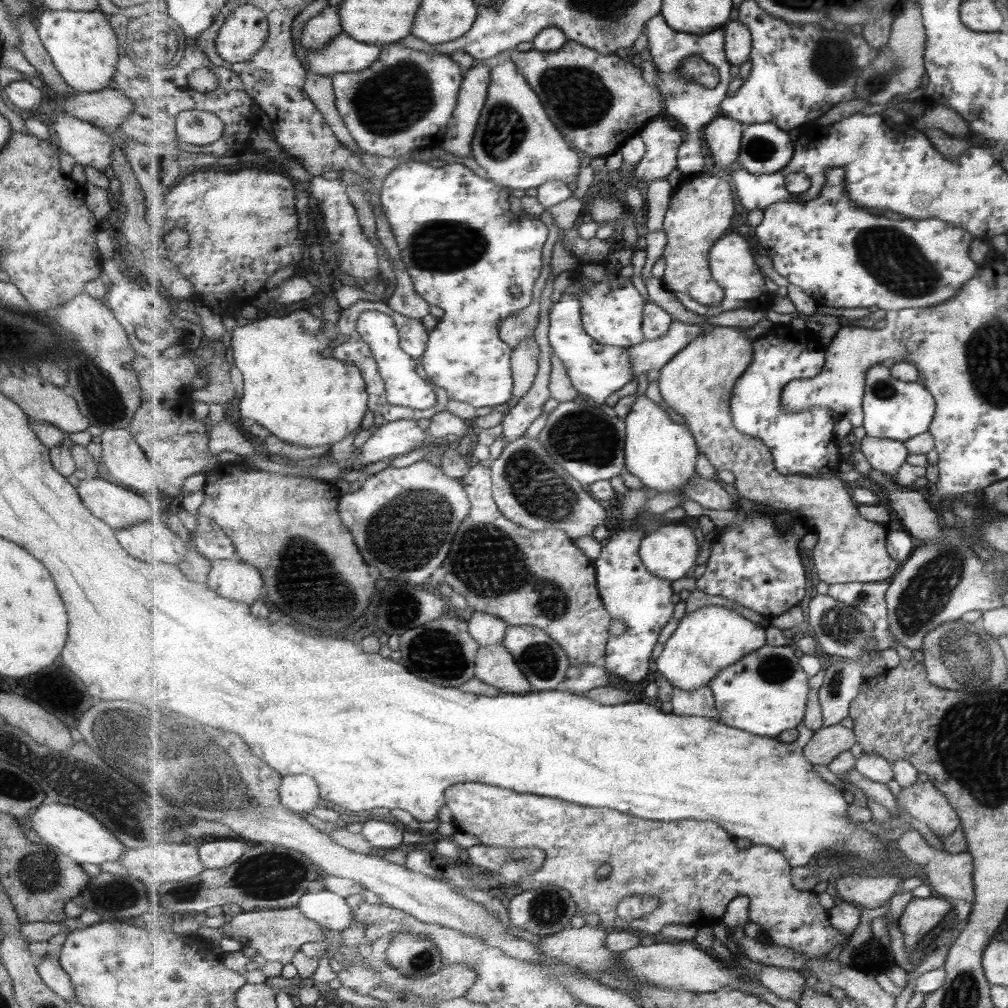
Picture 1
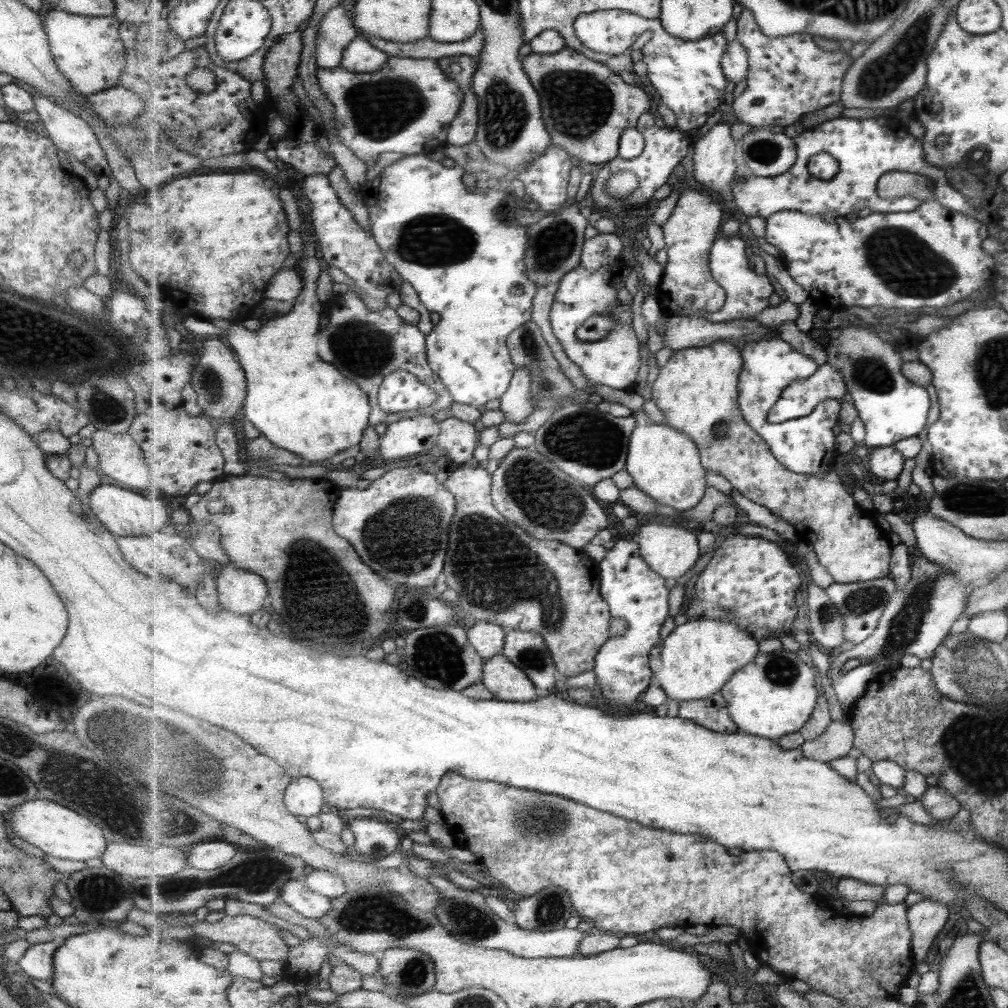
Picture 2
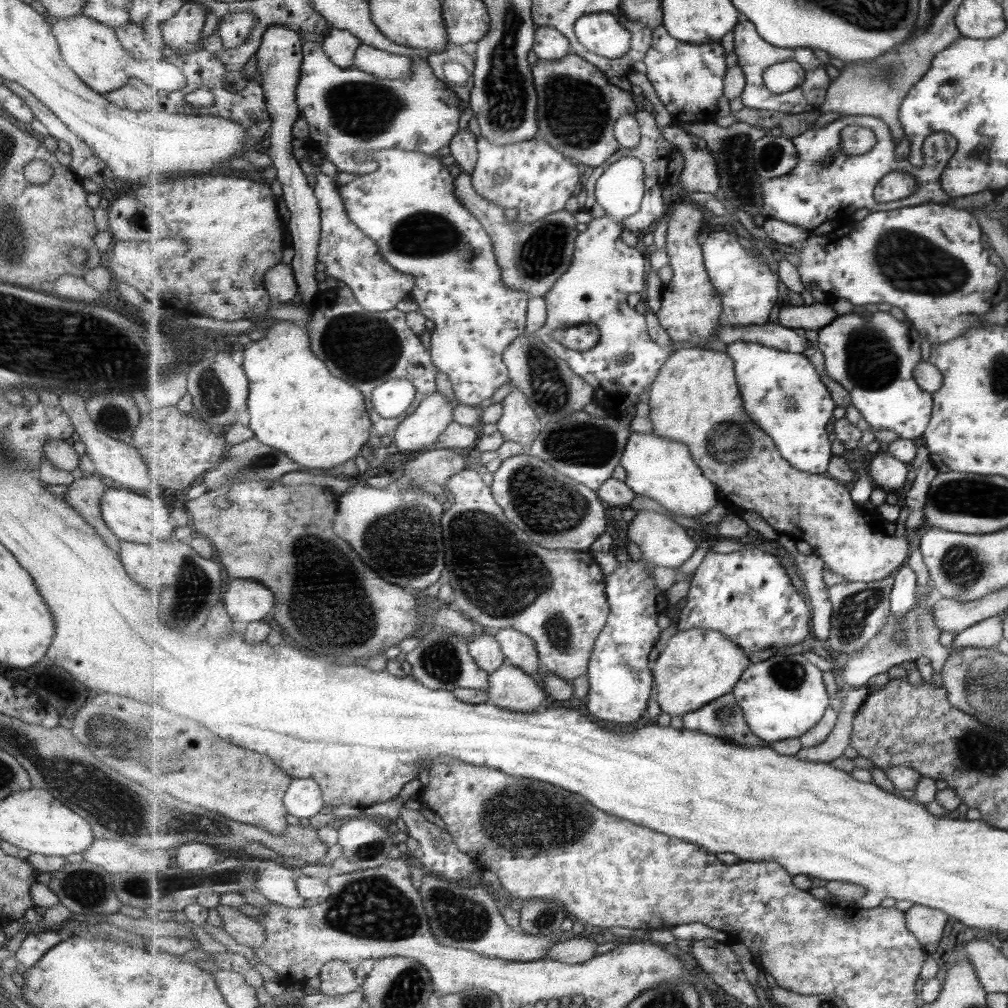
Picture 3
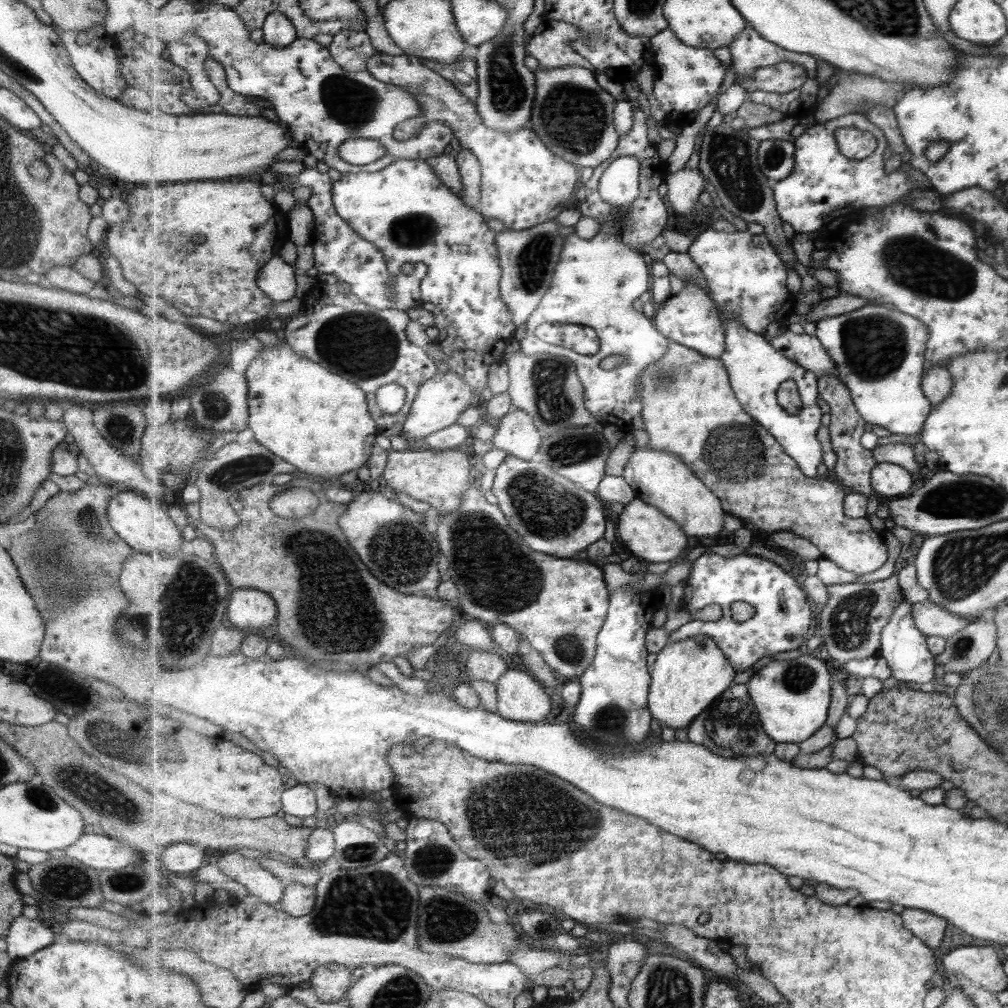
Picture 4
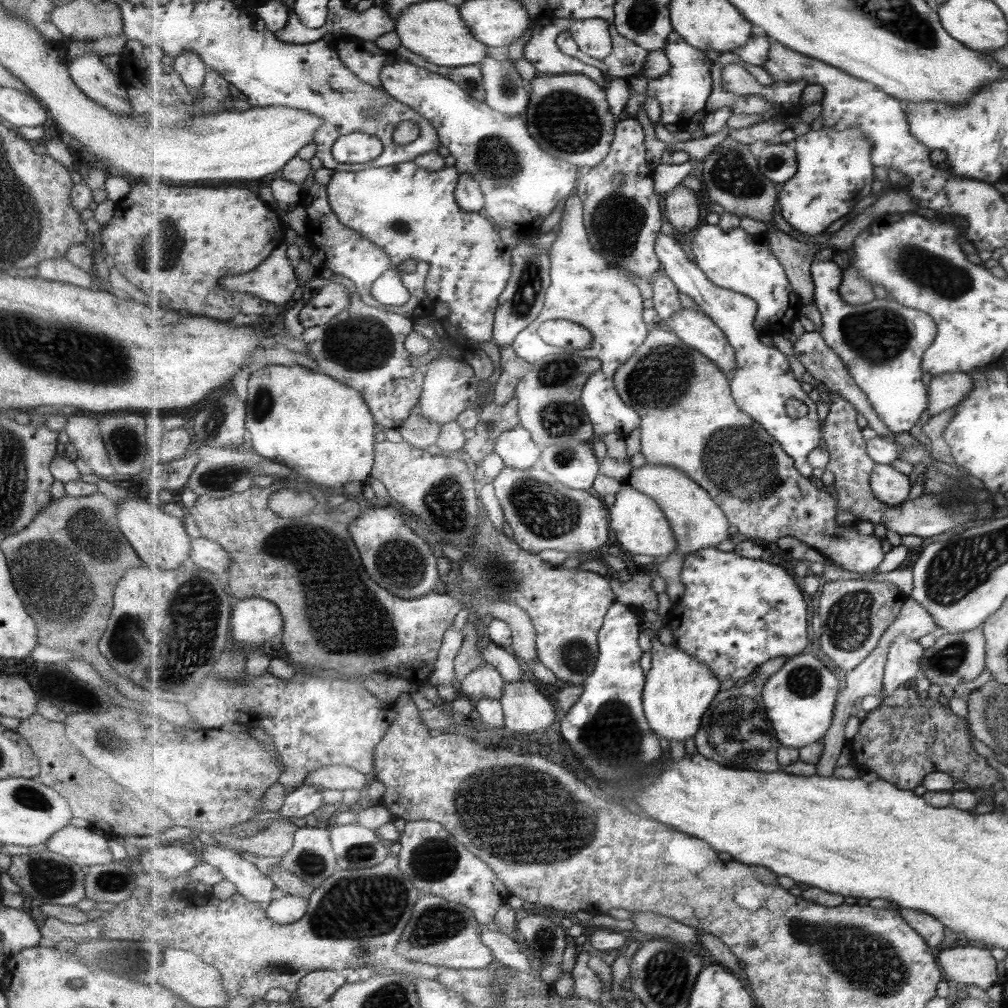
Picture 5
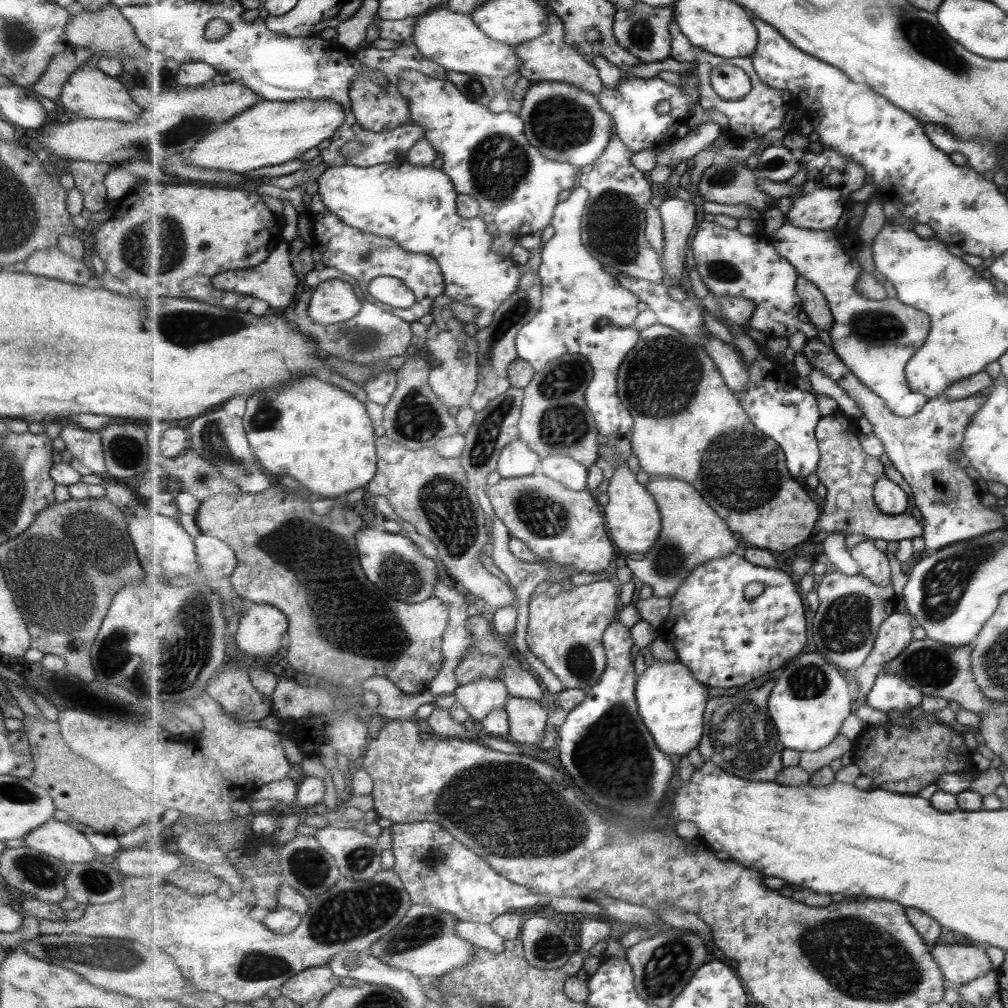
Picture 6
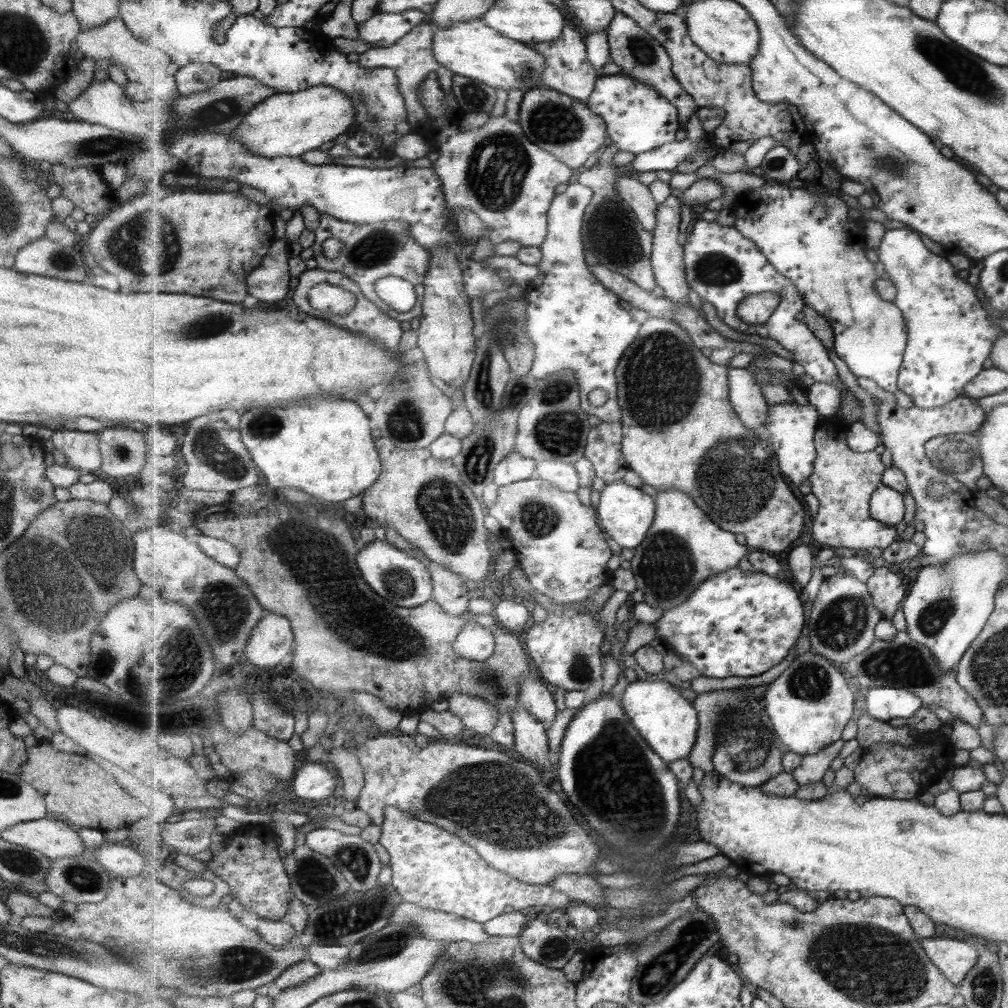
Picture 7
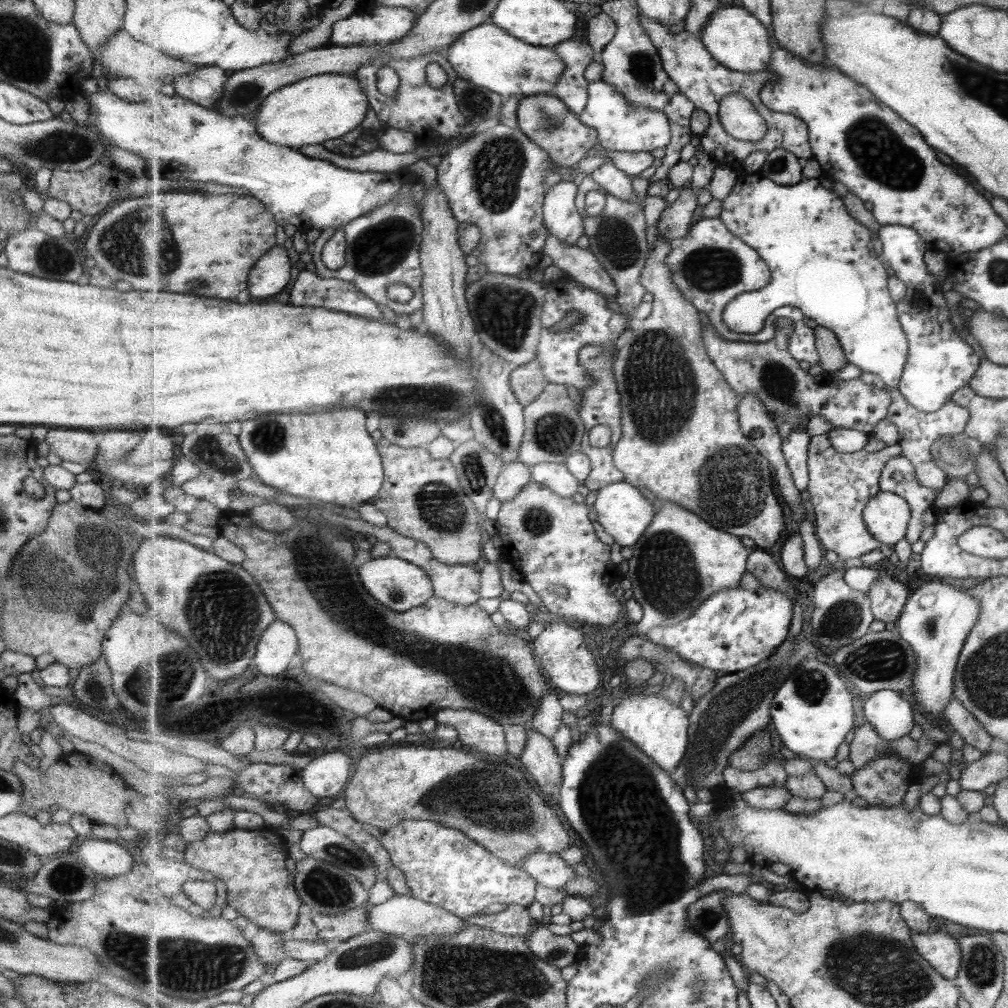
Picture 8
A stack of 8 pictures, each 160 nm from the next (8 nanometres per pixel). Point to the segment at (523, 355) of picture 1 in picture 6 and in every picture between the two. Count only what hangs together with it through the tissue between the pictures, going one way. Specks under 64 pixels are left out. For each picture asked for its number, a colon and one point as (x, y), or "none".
2: (518, 402)
3: (519, 422)
4: (518, 435)
5: (517, 448)
6: (518, 460)

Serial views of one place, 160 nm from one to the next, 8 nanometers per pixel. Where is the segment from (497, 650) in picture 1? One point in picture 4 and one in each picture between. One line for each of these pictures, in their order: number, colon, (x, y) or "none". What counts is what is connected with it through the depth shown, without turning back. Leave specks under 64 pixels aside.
2: (506, 681)
3: (511, 687)
4: (522, 698)

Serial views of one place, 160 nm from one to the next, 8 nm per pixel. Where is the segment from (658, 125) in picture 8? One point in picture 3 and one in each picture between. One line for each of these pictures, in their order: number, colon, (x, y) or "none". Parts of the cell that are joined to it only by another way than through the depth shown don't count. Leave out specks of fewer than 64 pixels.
3: (689, 78)
4: (687, 78)
5: (683, 92)
6: (633, 106)
7: (639, 120)

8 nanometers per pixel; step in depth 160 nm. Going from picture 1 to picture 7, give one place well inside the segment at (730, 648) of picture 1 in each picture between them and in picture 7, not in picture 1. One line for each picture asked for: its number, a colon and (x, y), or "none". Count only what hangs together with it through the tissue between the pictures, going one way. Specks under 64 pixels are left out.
2: (699, 657)
3: (697, 666)
4: (688, 676)
5: (679, 690)
6: (672, 702)
7: (669, 722)

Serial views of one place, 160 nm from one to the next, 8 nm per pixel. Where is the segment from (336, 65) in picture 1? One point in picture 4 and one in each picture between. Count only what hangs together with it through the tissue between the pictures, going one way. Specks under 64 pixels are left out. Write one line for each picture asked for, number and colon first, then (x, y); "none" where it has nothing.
2: (361, 56)
3: (383, 64)
4: (525, 183)

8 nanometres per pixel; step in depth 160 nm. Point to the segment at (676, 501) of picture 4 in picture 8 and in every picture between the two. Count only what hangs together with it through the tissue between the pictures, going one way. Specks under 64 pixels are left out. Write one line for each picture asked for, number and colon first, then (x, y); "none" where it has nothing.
5: (698, 521)
6: (692, 534)
7: (684, 547)
8: (681, 561)

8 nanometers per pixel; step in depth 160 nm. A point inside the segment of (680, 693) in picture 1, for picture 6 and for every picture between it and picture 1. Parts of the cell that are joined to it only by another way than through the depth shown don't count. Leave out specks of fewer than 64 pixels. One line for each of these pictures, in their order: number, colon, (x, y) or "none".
2: (712, 713)
3: (724, 718)
4: (732, 727)
5: (736, 731)
6: (741, 737)

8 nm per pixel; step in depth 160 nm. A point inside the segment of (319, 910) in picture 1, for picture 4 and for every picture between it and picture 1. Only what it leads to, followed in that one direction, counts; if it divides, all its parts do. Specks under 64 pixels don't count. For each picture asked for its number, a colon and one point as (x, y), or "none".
2: (296, 893)
3: (276, 882)
4: (259, 882)

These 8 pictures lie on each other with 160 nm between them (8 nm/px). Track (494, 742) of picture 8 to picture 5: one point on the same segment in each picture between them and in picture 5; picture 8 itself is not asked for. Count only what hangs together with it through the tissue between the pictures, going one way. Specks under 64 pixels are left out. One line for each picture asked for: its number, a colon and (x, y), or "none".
5: (486, 682)
6: (479, 698)
7: (479, 716)

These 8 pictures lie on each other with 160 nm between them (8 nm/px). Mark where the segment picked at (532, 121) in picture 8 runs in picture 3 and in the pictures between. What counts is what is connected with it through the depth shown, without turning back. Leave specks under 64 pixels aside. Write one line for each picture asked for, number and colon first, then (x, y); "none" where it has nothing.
3: (579, 106)
4: (575, 117)
5: (569, 114)
6: (567, 124)
7: (561, 124)

